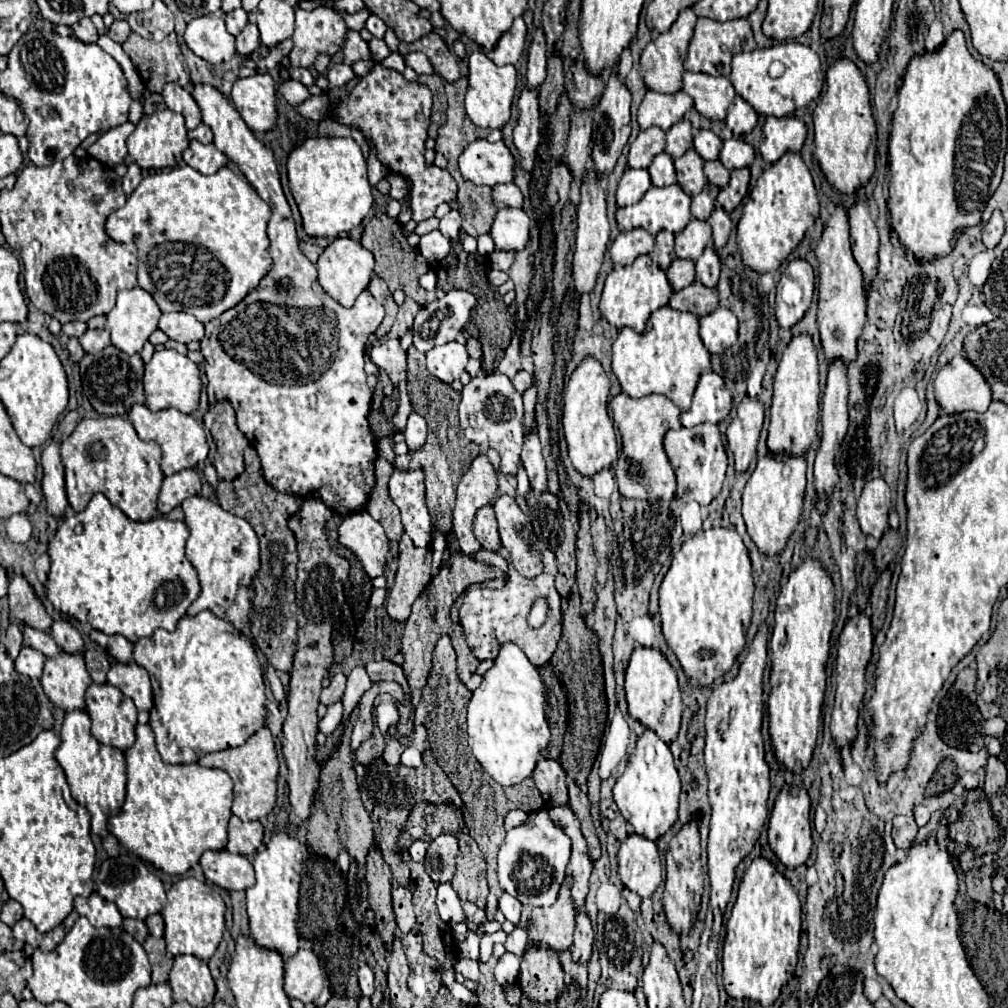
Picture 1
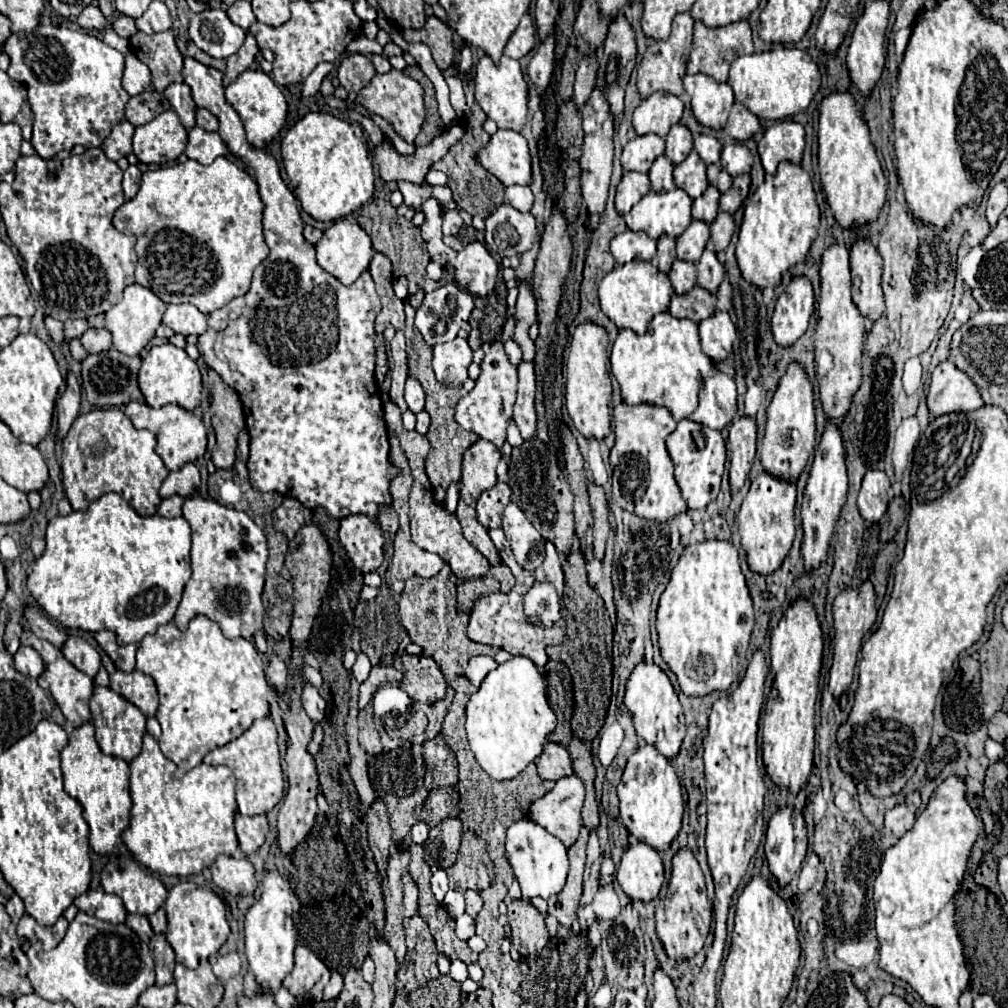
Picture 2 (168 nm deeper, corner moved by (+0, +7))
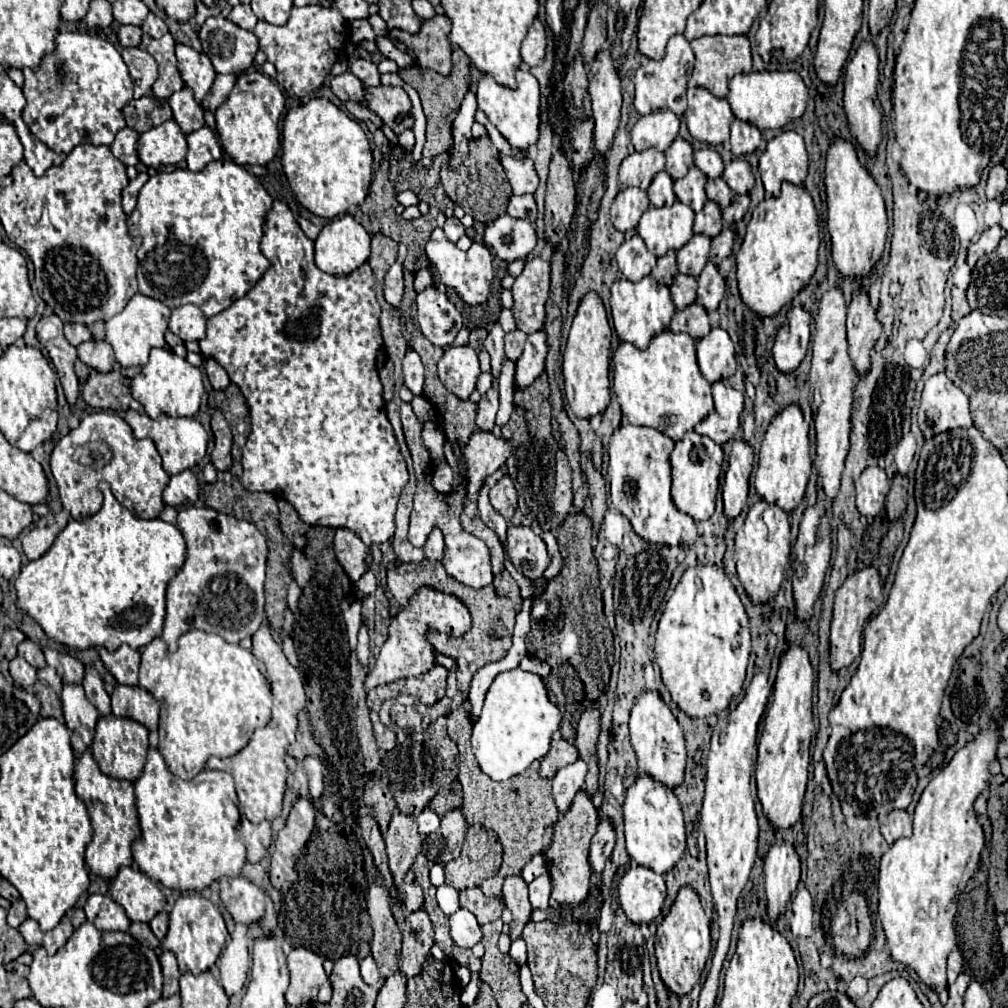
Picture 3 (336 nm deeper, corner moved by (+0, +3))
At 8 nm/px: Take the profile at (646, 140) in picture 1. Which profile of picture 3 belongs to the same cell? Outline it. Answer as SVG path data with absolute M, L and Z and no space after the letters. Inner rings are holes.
M643 150L633 152L627 156L619 168L619 184L621 188L635 186L647 190L653 176L665 168L665 156L657 150Z

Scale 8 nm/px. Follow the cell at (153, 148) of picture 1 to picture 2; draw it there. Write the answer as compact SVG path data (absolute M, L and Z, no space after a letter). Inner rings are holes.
M165 110L151 122L137 126L133 154L143 164L167 164L177 160L187 146L187 130L175 110Z

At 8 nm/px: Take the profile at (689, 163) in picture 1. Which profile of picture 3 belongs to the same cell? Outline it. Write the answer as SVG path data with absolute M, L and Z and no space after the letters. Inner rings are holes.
M693 166L687 172L687 176L675 180L675 184L673 184L677 200L687 204L693 212L699 212L703 208L703 204L707 202L705 182L707 182L707 176L697 166Z

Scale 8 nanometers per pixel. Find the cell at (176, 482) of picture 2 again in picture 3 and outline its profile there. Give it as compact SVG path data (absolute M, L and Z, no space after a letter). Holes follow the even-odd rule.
M183 470L175 476L171 476L167 488L163 490L163 502L167 506L185 506L185 504L195 504L199 494L199 484L197 478L191 470Z

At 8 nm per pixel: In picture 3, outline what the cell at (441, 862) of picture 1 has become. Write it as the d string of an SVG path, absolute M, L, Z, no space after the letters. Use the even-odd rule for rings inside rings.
M451 810L441 818L441 826L437 832L425 836L423 854L431 864L445 866L449 860L457 858L461 852L461 844L467 834L467 822L461 810Z

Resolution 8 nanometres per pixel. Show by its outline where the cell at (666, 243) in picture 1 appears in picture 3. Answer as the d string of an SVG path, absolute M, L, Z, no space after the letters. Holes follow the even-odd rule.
M671 250L665 256L657 258L657 266L653 268L653 276L655 276L657 282L671 286L675 274L677 274L677 262L675 262L675 252Z

